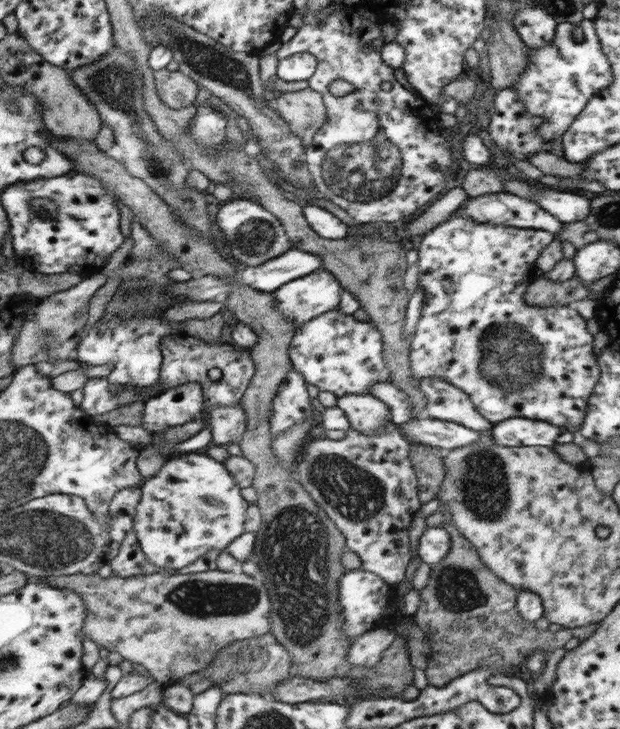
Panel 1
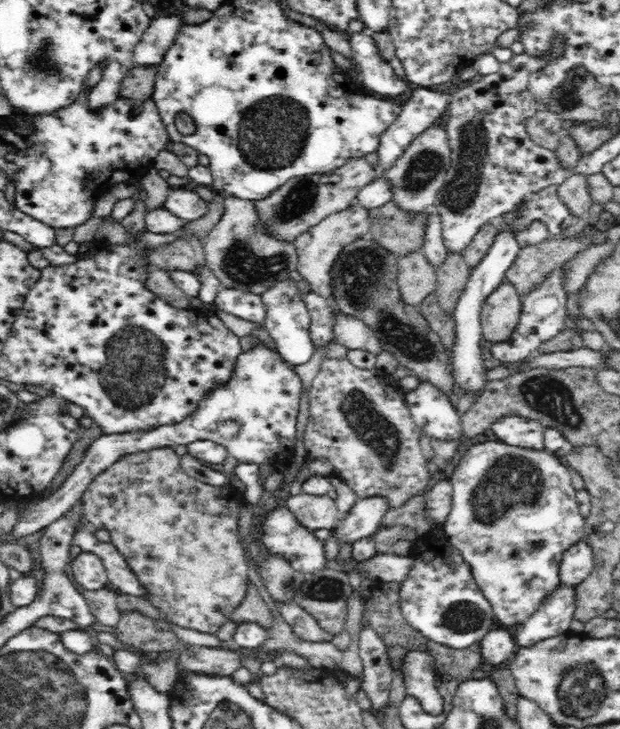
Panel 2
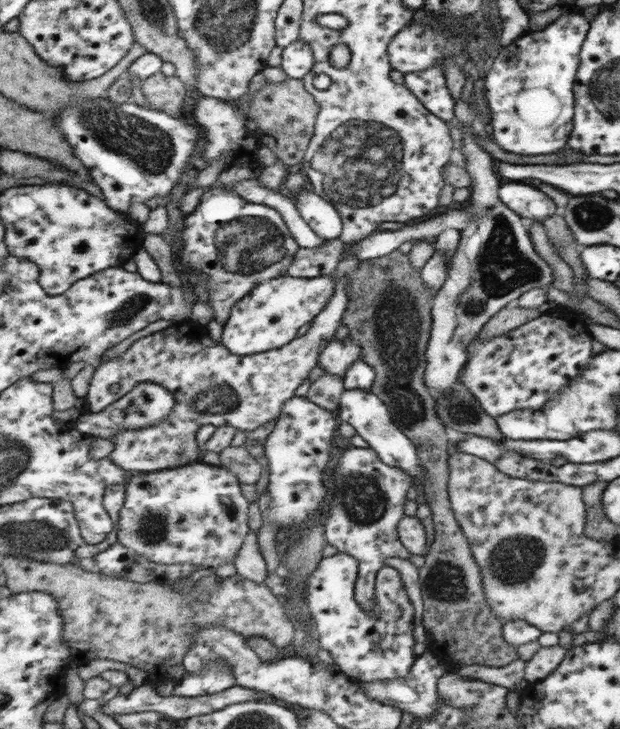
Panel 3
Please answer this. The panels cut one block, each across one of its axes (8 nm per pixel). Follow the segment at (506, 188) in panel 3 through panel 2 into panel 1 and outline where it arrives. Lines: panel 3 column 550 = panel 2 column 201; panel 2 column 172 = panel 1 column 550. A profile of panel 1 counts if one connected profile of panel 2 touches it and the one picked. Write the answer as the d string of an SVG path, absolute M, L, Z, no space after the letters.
M548 190L533 200L562 223L582 221L590 212L590 200L569 190Z

